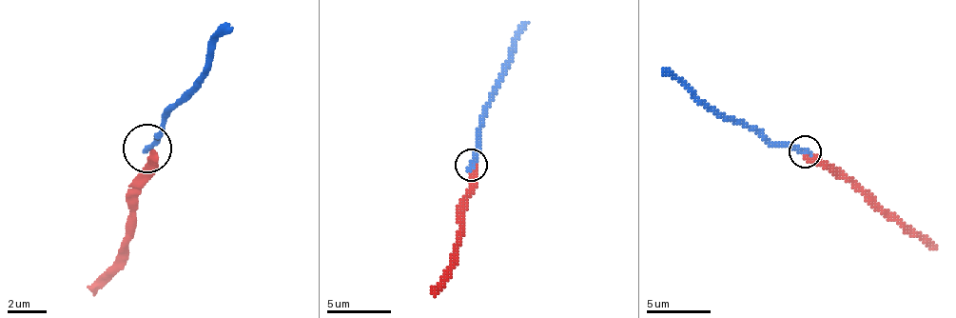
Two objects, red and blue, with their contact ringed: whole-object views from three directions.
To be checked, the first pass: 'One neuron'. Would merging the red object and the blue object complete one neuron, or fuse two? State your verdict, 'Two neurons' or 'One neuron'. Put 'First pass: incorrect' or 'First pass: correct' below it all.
Two neurons
First pass: incorrect

